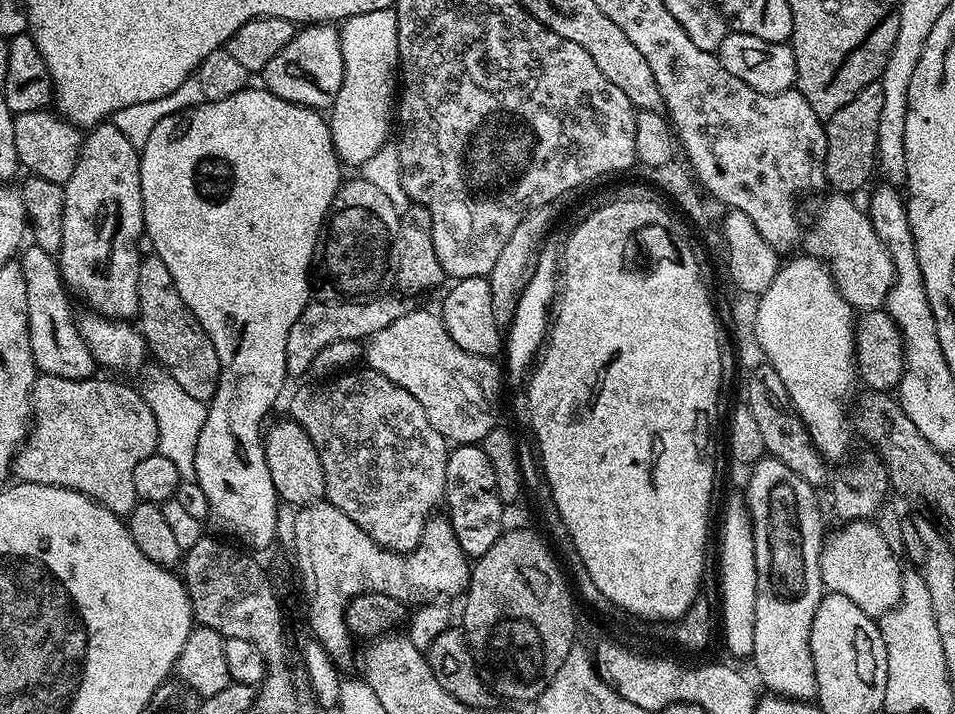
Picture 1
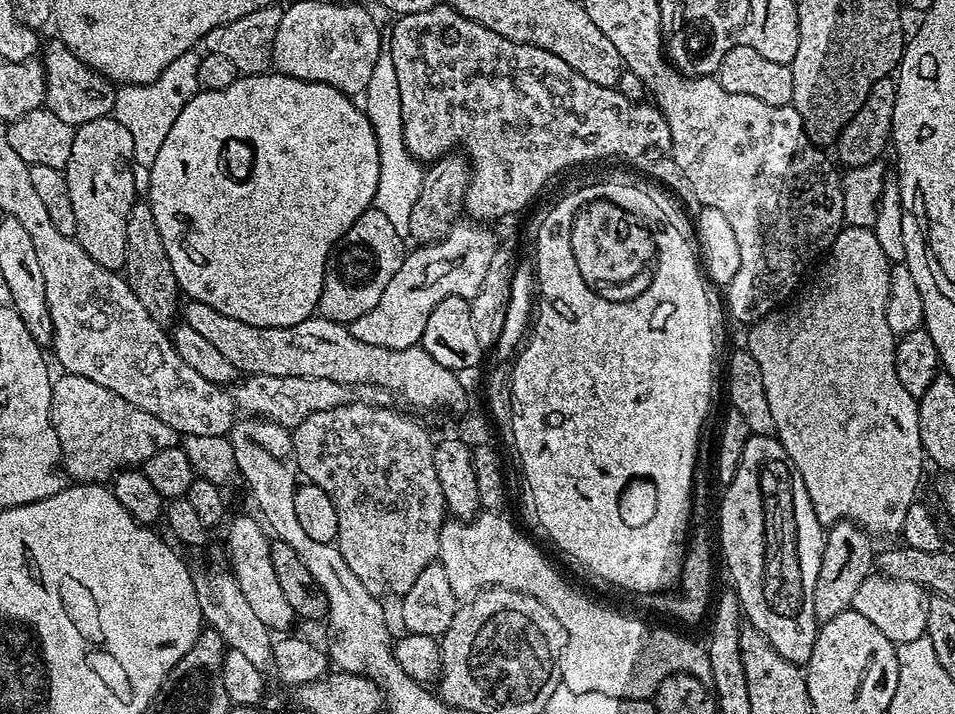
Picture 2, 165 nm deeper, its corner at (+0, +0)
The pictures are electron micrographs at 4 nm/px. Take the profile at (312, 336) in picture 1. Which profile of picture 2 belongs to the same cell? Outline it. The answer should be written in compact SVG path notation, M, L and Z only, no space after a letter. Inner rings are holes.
M457 223L444 240L413 247L413 252L411 249L405 255L402 266L398 266L398 274L390 278L378 306L362 314L362 318L350 325L358 342L370 342L370 346L386 346L390 350L415 348L422 338L422 330L426 330L430 313L434 311L434 306L438 306L438 302L442 302L442 298L471 298L478 294L478 290L482 290L498 237L491 227L483 223L464 223Z

